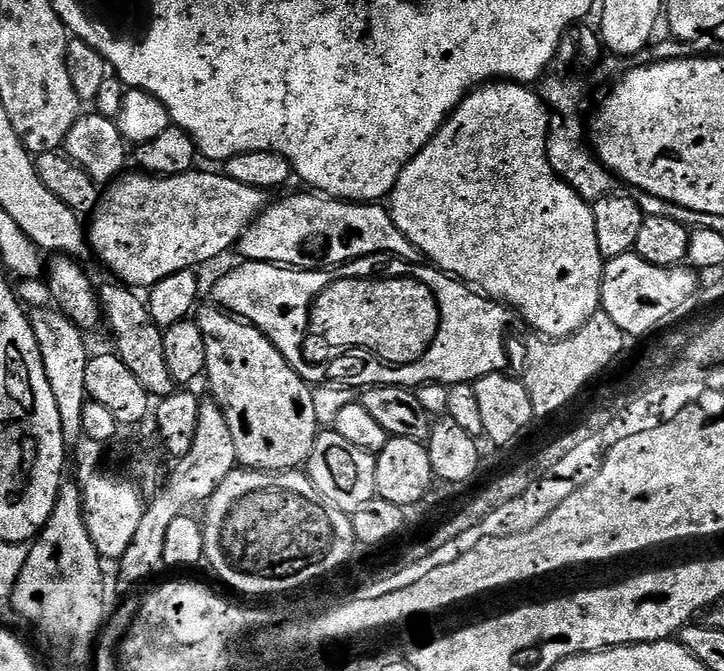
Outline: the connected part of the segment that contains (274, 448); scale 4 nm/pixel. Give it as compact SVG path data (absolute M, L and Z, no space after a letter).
M211 306L212 308L201 307L198 312L198 323L200 329L204 334L204 341L206 342L206 362L208 367L206 369L206 380L216 387L215 401L220 404L230 422L230 432L234 434L234 444L236 446L237 461L246 468L259 468L262 472L286 472L289 470L299 469L301 466L307 465L308 459L312 456L312 451L316 445L316 438L322 431L322 425L319 422L318 414L315 413L313 389L310 387L308 381L301 378L295 370L290 366L290 362L286 362L286 358L273 346L270 338L266 334L255 327L255 325L248 323L247 320L241 320L232 314L225 314L219 307Z

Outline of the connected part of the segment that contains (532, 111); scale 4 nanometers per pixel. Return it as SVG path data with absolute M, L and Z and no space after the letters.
M493 82L468 93L464 101L448 115L448 120L434 134L430 143L407 164L392 187L390 211L392 221L418 246L421 257L429 265L435 266L449 276L463 280L469 286L479 286L491 299L520 311L520 316L533 329L533 333L549 338L559 338L574 334L594 313L601 311L600 295L604 277L604 256L598 250L598 234L594 230L592 204L583 200L568 183L556 175L548 161L548 131L550 129L550 109L541 98L539 91L526 84Z

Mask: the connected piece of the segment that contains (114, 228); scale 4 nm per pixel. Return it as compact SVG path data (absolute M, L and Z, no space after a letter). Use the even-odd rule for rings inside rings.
M193 170L177 176L153 176L135 171L117 176L103 189L100 202L90 216L92 228L90 224L86 235L91 249L112 267L115 279L137 290L151 289L153 284L162 282L162 278L170 278L170 274L187 268L199 269L199 264L216 260L231 248L233 251L245 230L266 207L265 189L242 186L242 182L234 182L234 178L219 171Z

